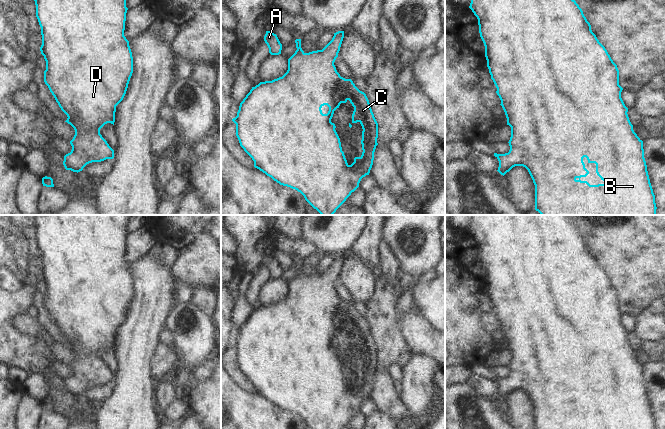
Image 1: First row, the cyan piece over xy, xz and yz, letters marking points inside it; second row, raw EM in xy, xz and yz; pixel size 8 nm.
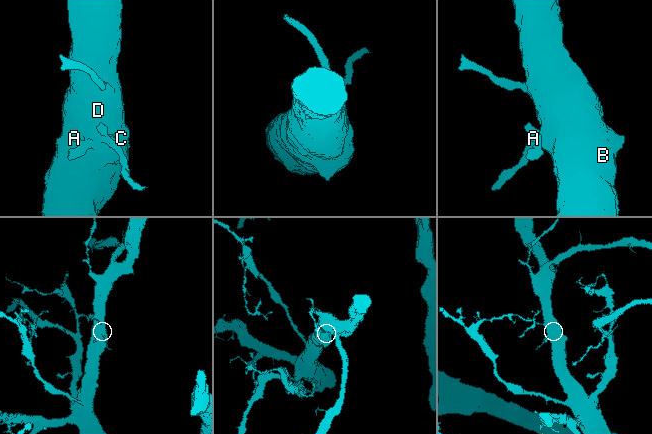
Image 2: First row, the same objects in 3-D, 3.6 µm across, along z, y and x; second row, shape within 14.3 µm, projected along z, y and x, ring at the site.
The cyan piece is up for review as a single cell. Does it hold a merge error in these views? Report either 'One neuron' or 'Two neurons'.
One neuron

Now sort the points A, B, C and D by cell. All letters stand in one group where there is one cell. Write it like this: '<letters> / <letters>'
A B C D

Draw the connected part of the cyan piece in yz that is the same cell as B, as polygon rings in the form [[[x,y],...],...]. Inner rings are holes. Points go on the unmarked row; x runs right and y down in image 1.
[[[471,215],[471,227],[469,232],[472,234],[472,236],[478,243],[480,261],[485,270],[485,281],[487,284],[487,291],[489,293],[491,303],[493,304],[497,312],[496,317],[501,324],[500,329],[502,330],[505,336],[507,342],[507,349],[511,351],[511,361],[508,366],[510,370],[509,376],[505,378],[494,377],[494,380],[499,385],[499,391],[497,395],[504,400],[515,390],[525,391],[528,394],[535,409],[535,429],[656,429],[655,419],[653,417],[653,413],[650,407],[647,389],[644,382],[643,365],[634,356],[633,349],[631,348],[627,338],[628,332],[625,330],[621,322],[621,316],[623,312],[619,309],[619,294],[617,292],[617,289],[613,286],[605,271],[599,266],[596,259],[592,256],[591,249],[584,240],[582,233],[579,231],[576,225],[569,219],[569,217],[567,215]],[[584,381],[587,382],[588,387],[596,388],[596,397],[601,402],[601,404],[604,405],[603,408],[590,409],[587,405],[580,404],[581,401],[586,401],[589,398],[589,395],[585,392],[585,388],[583,386]]]

